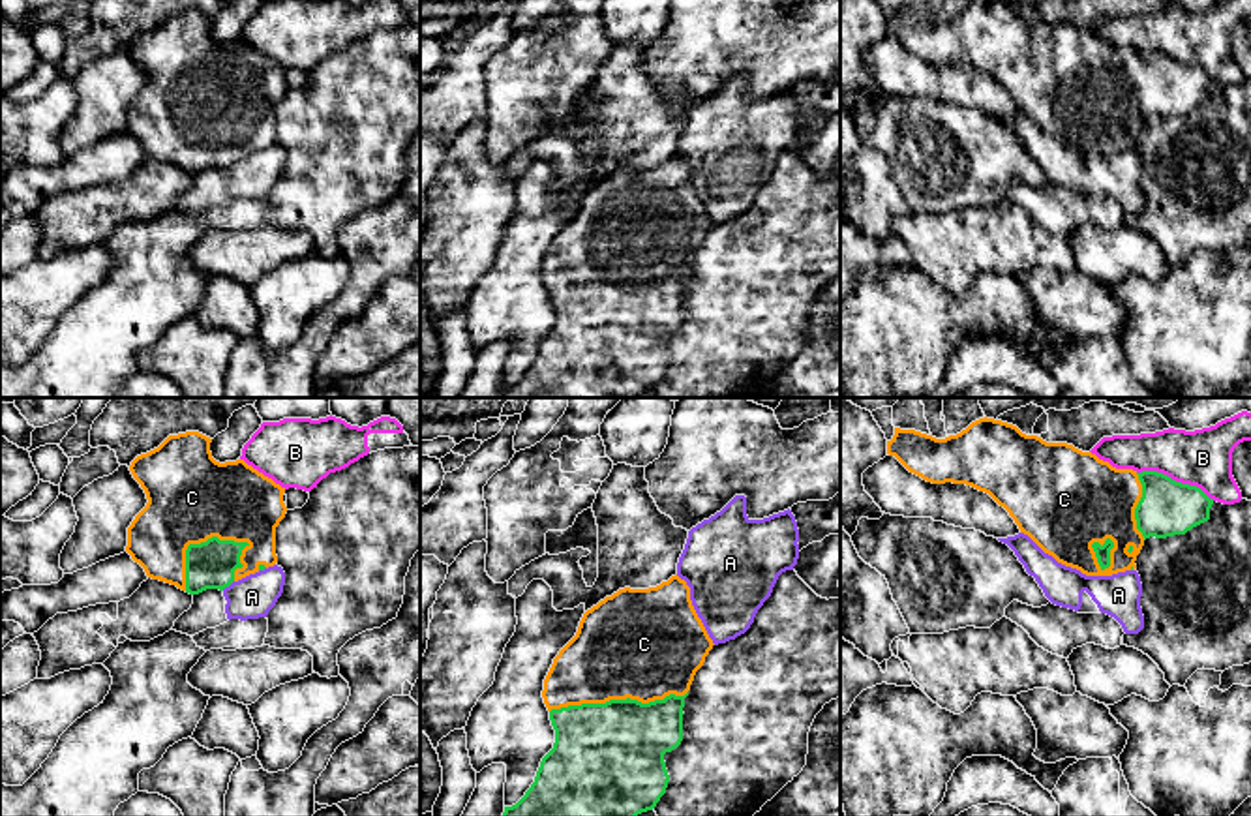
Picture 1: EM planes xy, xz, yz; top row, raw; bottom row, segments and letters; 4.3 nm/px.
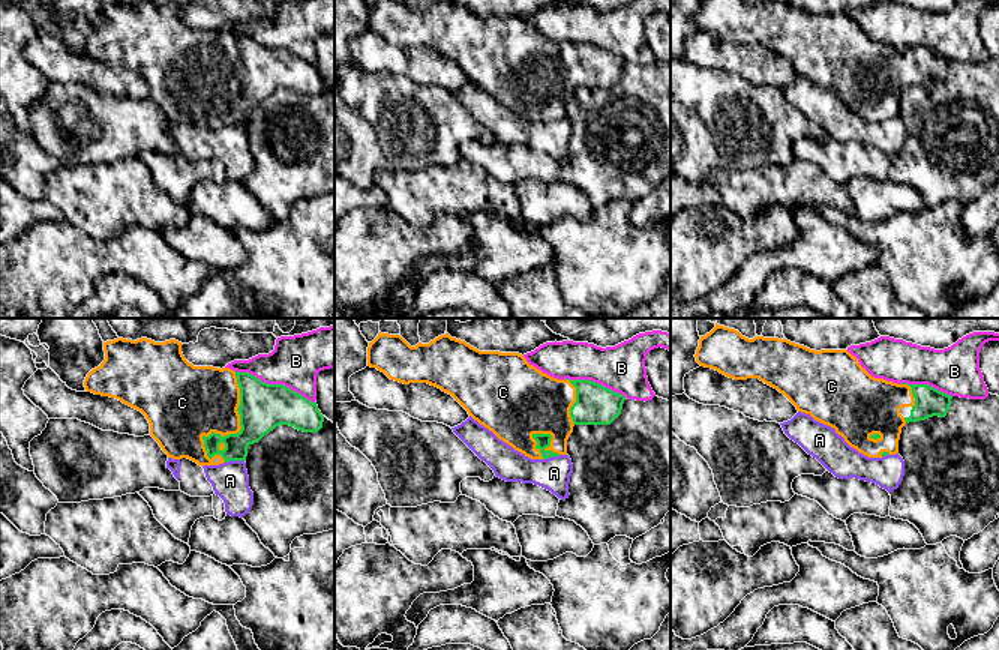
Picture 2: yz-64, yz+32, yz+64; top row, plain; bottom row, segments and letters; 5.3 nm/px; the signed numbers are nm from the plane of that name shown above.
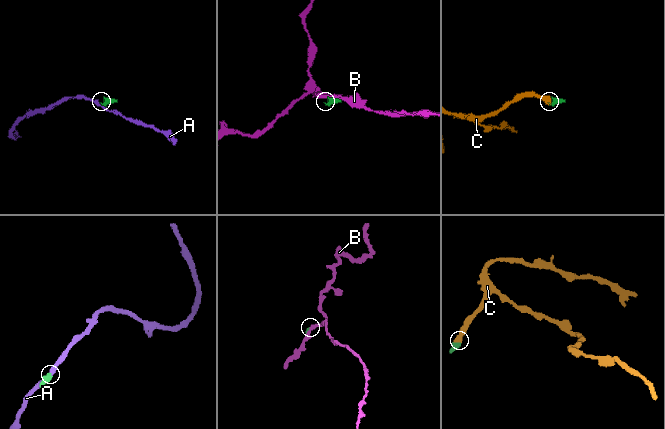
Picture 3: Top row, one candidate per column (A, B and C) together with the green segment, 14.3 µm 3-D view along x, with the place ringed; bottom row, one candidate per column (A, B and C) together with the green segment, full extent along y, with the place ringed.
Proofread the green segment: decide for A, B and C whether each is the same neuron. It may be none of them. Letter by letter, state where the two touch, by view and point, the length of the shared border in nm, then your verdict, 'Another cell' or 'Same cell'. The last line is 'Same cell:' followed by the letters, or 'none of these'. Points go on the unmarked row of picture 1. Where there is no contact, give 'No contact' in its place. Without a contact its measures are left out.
A: Touches green at xy (227, 166). Shared border 70 nm. Another cell
B: Touches green at yz (1175, 60). Shared border 360 nm. Another cell
C: Touches green at xy (197, 124). Shared border 340 nm. Same cell
Same cell: C

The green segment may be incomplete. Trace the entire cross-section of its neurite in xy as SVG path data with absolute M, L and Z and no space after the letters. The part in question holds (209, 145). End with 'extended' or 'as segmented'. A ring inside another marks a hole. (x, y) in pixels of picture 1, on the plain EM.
M199 11L169 15L158 28L137 36L129 51L146 73L146 86L128 107L126 131L139 143L146 156L178 169L199 174L206 169L223 171L233 161L274 146L276 107L285 98L285 68L264 56L244 39L219 43L210 32L212 19Z | extended

